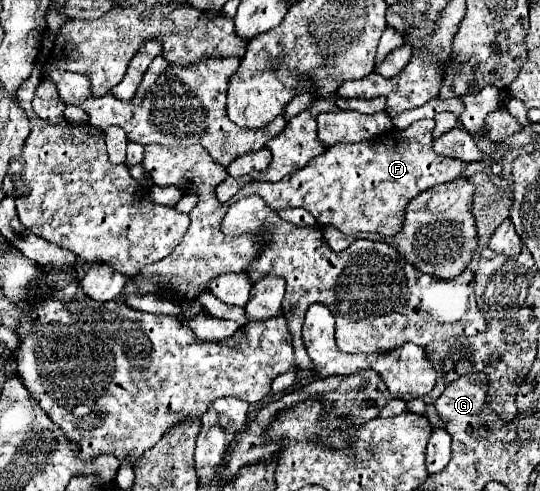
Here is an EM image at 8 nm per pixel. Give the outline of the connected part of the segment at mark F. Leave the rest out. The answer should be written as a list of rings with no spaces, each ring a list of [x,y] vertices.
[[[417,120],[407,130],[393,128],[393,130],[385,132],[385,138],[375,136],[361,144],[335,144],[335,146],[327,148],[321,156],[313,158],[305,168],[285,176],[279,182],[248,183],[244,187],[244,193],[240,193],[240,197],[236,197],[234,203],[240,198],[255,194],[261,196],[269,204],[269,208],[273,208],[275,212],[279,212],[287,206],[291,206],[291,208],[303,206],[305,210],[309,210],[315,216],[315,220],[321,226],[333,226],[347,236],[357,234],[357,232],[379,232],[385,236],[393,236],[393,234],[401,232],[401,228],[405,224],[405,208],[415,196],[419,196],[421,192],[425,192],[437,184],[453,182],[457,178],[465,176],[467,162],[435,154],[433,136],[431,136],[433,128],[435,128],[433,120]]]

